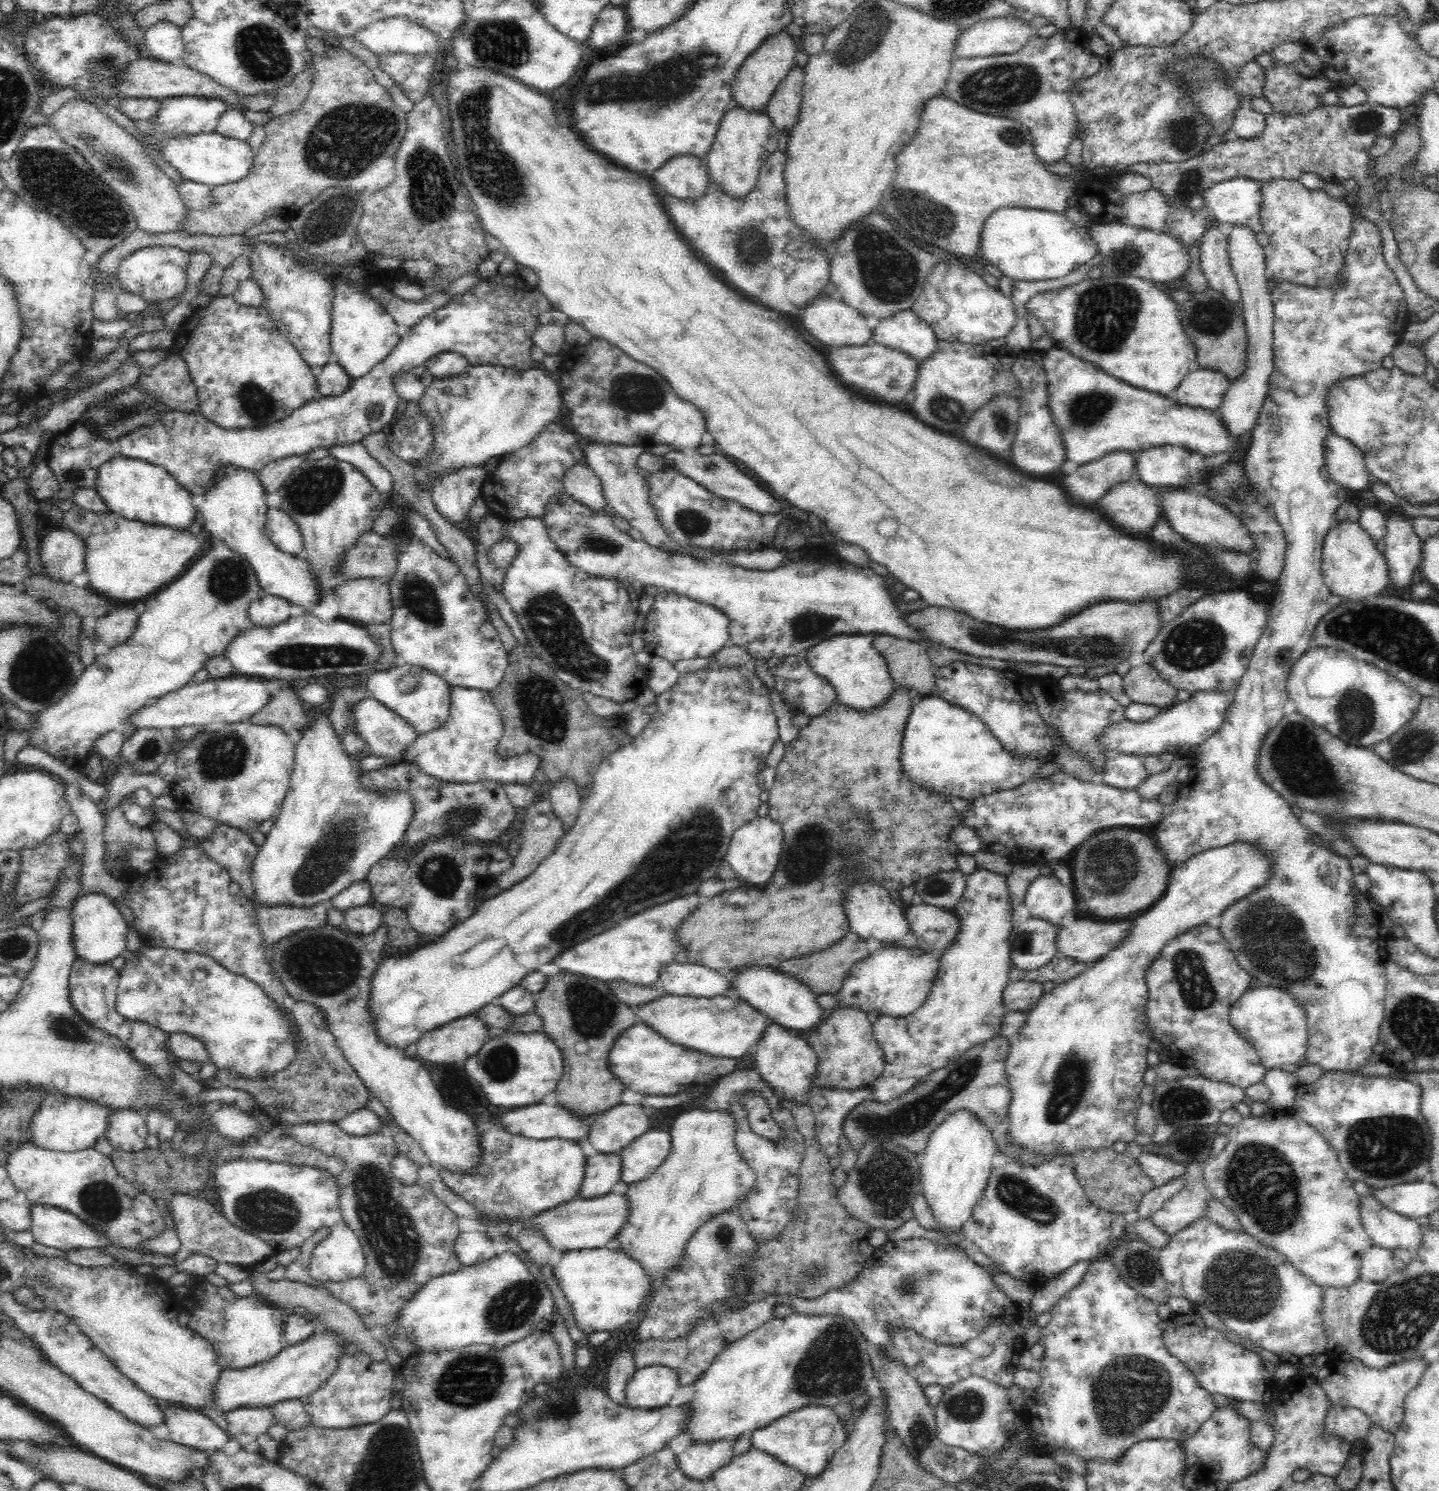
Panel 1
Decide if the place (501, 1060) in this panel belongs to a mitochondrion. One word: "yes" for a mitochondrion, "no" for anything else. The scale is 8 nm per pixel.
yes

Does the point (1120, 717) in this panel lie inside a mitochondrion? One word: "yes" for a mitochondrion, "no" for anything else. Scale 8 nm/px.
no

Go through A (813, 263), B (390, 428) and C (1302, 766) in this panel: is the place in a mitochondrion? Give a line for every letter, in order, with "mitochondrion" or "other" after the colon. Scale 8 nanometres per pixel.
A: other
B: other
C: mitochondrion

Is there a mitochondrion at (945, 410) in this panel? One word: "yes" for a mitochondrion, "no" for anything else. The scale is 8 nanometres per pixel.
yes

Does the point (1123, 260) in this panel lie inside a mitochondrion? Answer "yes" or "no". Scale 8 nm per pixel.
yes

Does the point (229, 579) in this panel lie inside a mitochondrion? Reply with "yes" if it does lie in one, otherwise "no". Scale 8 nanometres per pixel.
yes

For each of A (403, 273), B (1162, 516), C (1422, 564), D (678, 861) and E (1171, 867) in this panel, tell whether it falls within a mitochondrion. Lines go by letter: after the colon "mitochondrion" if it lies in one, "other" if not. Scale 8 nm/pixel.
A: other
B: other
C: other
D: mitochondrion
E: other

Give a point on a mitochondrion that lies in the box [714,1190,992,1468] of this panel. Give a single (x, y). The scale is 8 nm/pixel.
(832, 1367)

